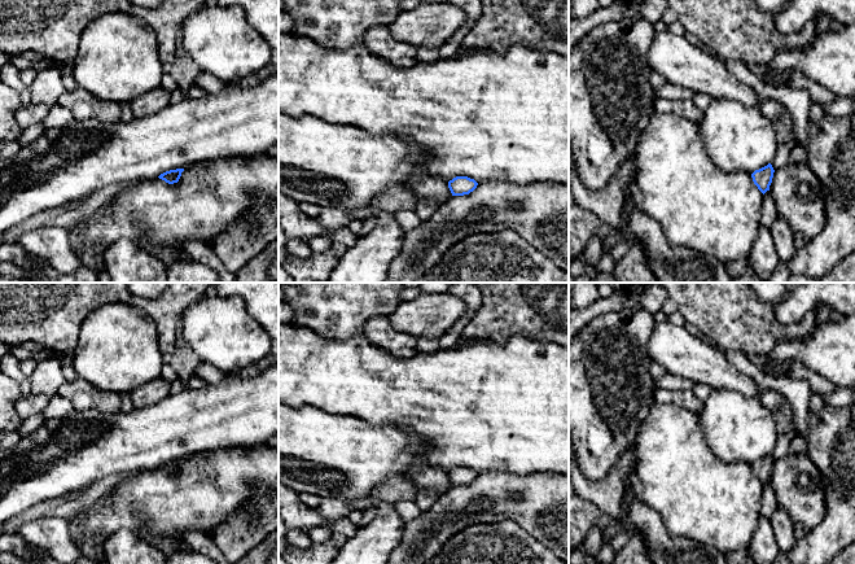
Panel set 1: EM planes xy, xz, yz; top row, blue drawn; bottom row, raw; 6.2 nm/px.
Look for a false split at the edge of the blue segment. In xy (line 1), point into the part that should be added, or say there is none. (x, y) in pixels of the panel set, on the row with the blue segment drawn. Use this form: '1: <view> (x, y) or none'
1: none

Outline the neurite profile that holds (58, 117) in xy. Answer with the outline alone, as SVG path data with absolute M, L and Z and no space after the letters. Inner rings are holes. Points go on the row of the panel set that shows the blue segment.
M56 104L49 109L49 113L41 121L41 124L45 127L45 130L63 128L73 119L74 119L74 115L70 109L61 106L60 104Z

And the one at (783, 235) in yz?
M777 215L770 231L780 259L788 263L798 250L794 244L794 232L792 227L786 219Z

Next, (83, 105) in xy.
M78 87L74 91L65 91L58 104L71 110L74 119L98 119L106 123L120 121L120 104L114 101L102 101L87 89Z

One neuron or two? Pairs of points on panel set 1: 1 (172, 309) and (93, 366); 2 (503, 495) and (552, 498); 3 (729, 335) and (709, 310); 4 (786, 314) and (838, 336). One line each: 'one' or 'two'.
1: two
2: one
3: one
4: two

